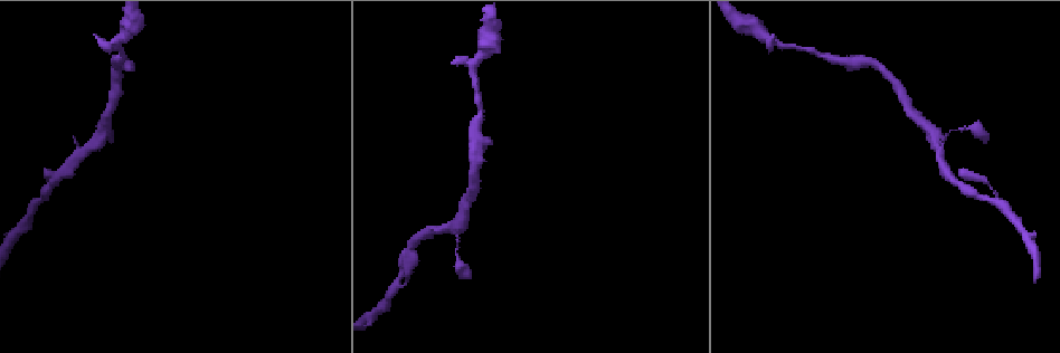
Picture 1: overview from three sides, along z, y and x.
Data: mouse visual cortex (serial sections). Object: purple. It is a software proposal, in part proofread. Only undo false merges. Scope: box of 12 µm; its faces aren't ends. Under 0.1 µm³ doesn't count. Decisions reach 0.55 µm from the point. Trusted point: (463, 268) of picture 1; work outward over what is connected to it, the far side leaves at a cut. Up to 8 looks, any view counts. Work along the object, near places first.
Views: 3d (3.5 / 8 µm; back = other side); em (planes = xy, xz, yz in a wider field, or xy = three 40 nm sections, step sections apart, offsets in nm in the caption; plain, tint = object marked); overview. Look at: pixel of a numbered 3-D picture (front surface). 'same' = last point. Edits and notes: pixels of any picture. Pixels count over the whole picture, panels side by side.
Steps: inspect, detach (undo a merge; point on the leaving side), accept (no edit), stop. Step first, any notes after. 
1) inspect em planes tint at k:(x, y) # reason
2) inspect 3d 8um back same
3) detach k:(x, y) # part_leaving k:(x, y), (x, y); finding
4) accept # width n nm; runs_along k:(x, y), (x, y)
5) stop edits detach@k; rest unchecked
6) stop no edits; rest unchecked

inspect 3d 3.5um at 1:(98, 139) # abrupt turn

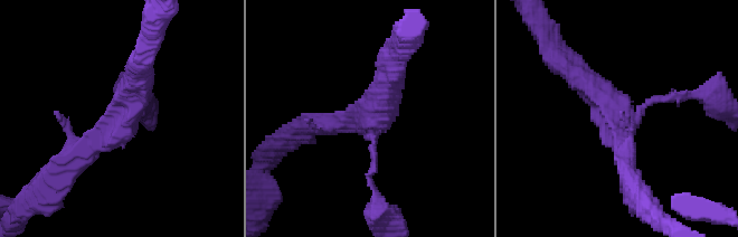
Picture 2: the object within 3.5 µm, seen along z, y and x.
inspect em xy step 1 tint at 2:(120, 120) # shape alone is not enough

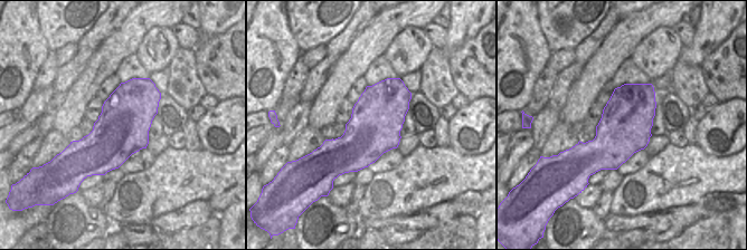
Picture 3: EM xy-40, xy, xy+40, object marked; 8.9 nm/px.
inspect em planes tint same # cut it another way

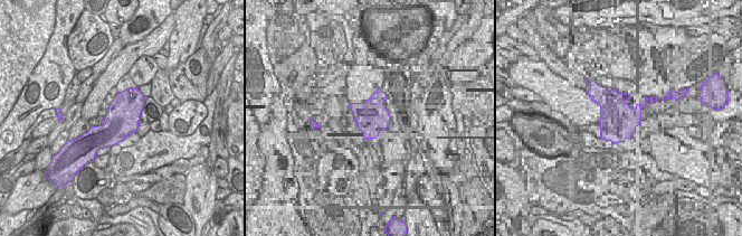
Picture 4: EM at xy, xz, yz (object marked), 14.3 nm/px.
accept # arms 3; runs_along 2:(687, 96), (652, 100), (621, 120), (573, 72); continuous, no second cell

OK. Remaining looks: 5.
inspect 3d 3.5um at 1:(40, 199) # sudden change in width

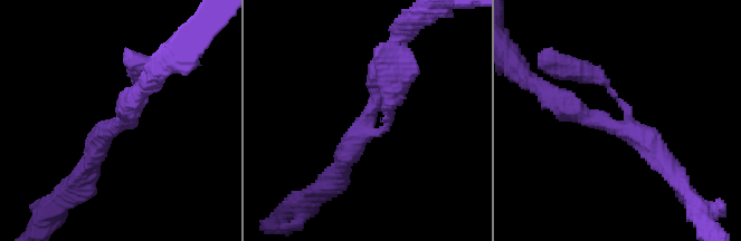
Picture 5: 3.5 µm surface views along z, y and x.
inspect em planes tint at 5:(113, 124) # shape alone is not enough

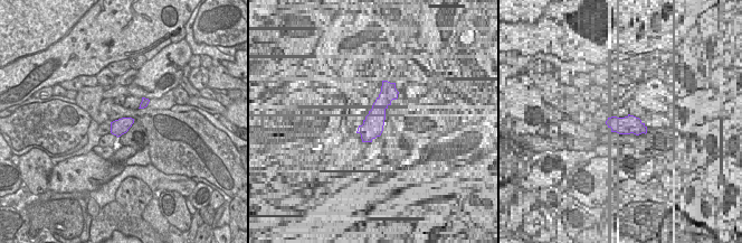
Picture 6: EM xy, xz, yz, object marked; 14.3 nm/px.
accept # arm_widths 100, 300, 350 nm; runs_along 5:(559, 102), (639, 133), (671, 171); continuous, no second cell

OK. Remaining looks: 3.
inspect 3d 3.5um at 1:(834, 61) # thick turns thin

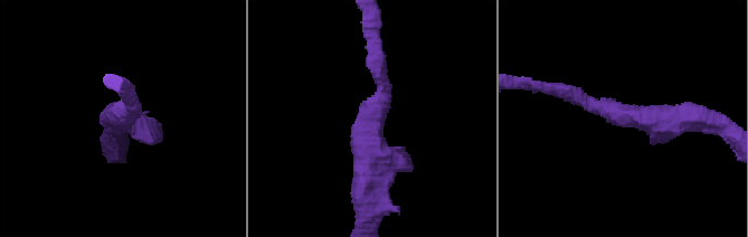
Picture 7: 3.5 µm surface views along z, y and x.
inspect em planes tint at 7:(125, 114) # arm_widths 200, 400 nm; shape alone is not enough

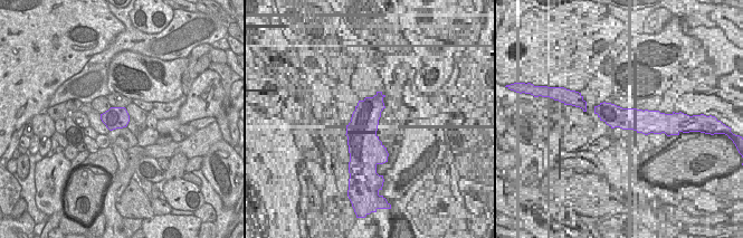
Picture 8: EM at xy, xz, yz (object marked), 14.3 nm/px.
accept # runs_along 7:(691, 120), (622, 116), (554, 88); all the same cell

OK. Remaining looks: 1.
stop no edits; rest unchecked

